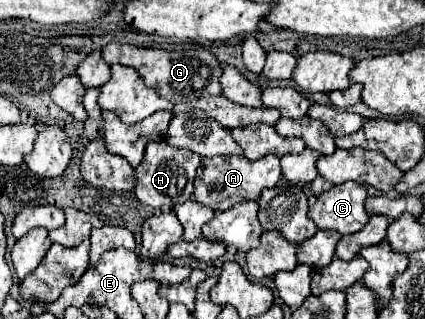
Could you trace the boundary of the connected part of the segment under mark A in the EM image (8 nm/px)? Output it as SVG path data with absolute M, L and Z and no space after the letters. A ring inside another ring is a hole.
M220 155L220 157L210 157L202 159L200 167L196 171L194 179L194 199L200 201L202 205L208 205L214 211L224 211L238 201L244 199L258 199L262 189L274 187L282 175L280 161L276 155L266 155L258 161L250 161L246 157L232 157L232 155Z

